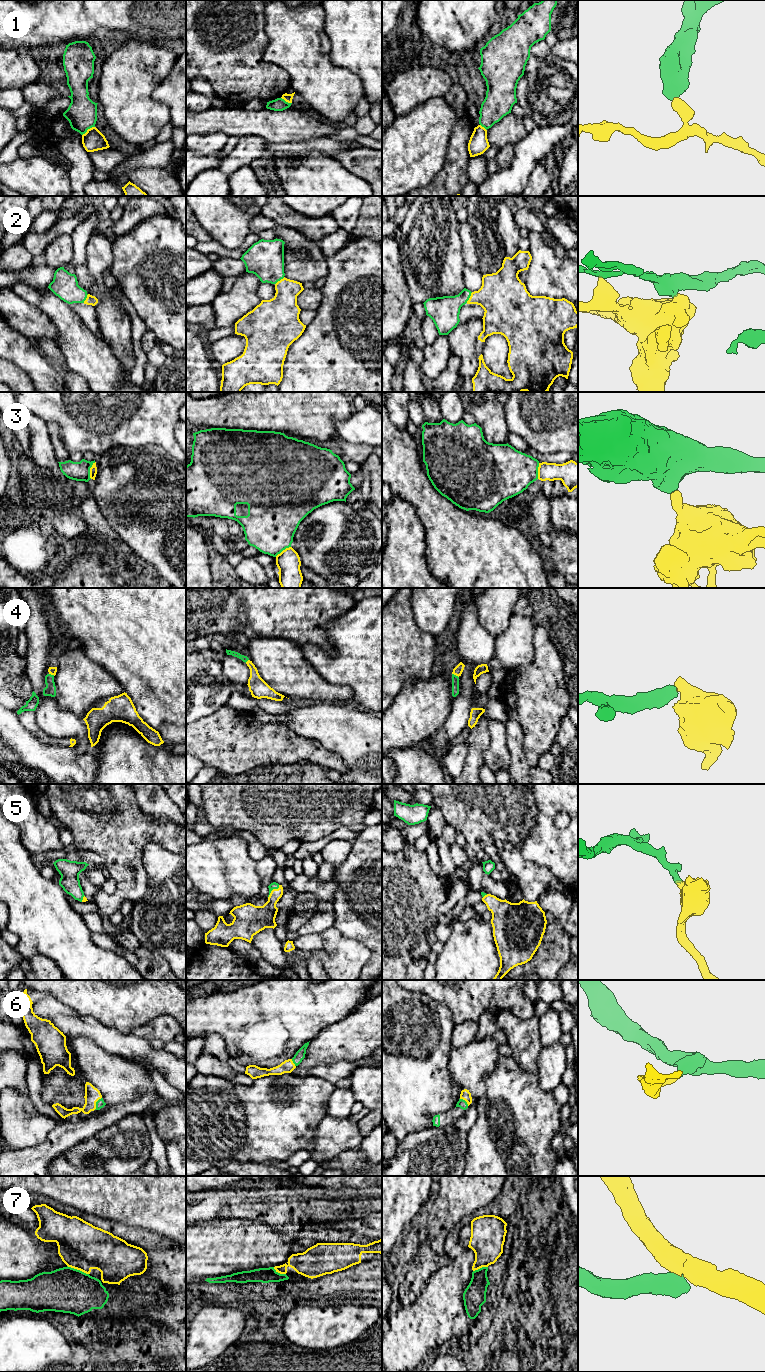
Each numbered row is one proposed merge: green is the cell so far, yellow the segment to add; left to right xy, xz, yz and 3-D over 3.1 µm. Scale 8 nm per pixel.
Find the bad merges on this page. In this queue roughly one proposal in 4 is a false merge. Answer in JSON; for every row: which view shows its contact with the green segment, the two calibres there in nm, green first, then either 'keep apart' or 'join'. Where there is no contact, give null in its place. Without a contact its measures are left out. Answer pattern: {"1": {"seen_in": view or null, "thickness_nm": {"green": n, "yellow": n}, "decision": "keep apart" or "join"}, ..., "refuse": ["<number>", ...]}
{"1": {"seen_in": "xy", "thickness_nm": {"green": 240, "yellow": 180}, "decision": "keep apart"}, "2": {"seen_in": "yz", "thickness_nm": {"green": 240, "yellow": 340}, "decision": "join"}, "3": {"seen_in": "xy", "thickness_nm": {"green": 160, "yellow": 60}, "decision": "keep apart"}, "4": {"seen_in": "yz", "thickness_nm": {"green": 60, "yellow": 70}, "decision": "join"}, "5": {"seen_in": "xz", "thickness_nm": {"green": 60, "yellow": 190}, "decision": "join"}, "6": {"seen_in": "xy", "thickness_nm": {"green": 70, "yellow": 120}, "decision": "join"}, "7": {"seen_in": "xy", "thickness_nm": {"green": 360, "yellow": 380}, "decision": "keep apart"}, "refuse": ["1", "3", "7"]}

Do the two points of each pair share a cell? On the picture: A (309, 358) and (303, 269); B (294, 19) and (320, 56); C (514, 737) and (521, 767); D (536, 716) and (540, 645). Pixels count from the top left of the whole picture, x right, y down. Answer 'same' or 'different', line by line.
A: different
B: same
C: same
D: same

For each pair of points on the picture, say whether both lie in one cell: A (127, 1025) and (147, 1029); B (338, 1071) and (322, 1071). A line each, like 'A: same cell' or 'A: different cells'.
A: different cells
B: same cell

